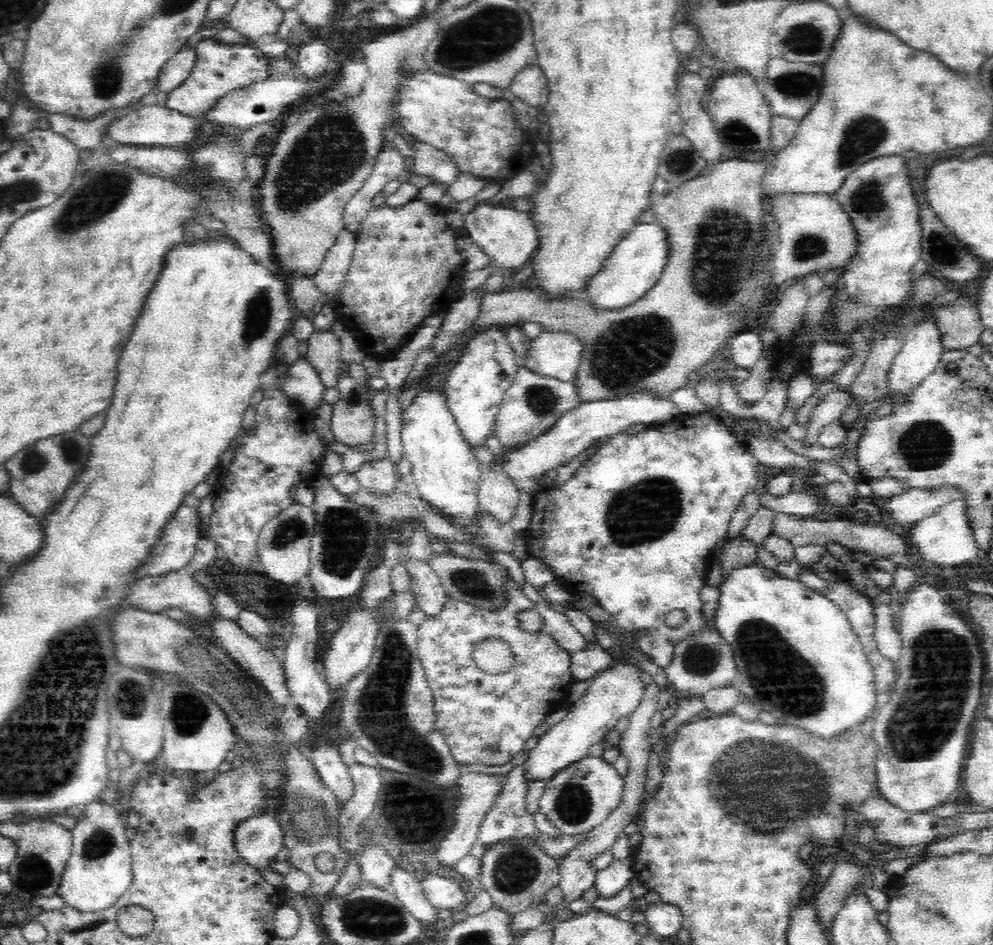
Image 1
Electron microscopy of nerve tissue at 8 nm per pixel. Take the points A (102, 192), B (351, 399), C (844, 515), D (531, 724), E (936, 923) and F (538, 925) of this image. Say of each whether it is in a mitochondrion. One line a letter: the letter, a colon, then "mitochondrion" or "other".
A: mitochondrion
B: mitochondrion
C: other
D: other
E: other
F: other

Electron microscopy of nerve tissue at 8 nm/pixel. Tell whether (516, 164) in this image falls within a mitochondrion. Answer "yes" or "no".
no

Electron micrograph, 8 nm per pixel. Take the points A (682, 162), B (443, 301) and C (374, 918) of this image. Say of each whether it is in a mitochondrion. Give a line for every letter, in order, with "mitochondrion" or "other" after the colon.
A: mitochondrion
B: other
C: mitochondrion

